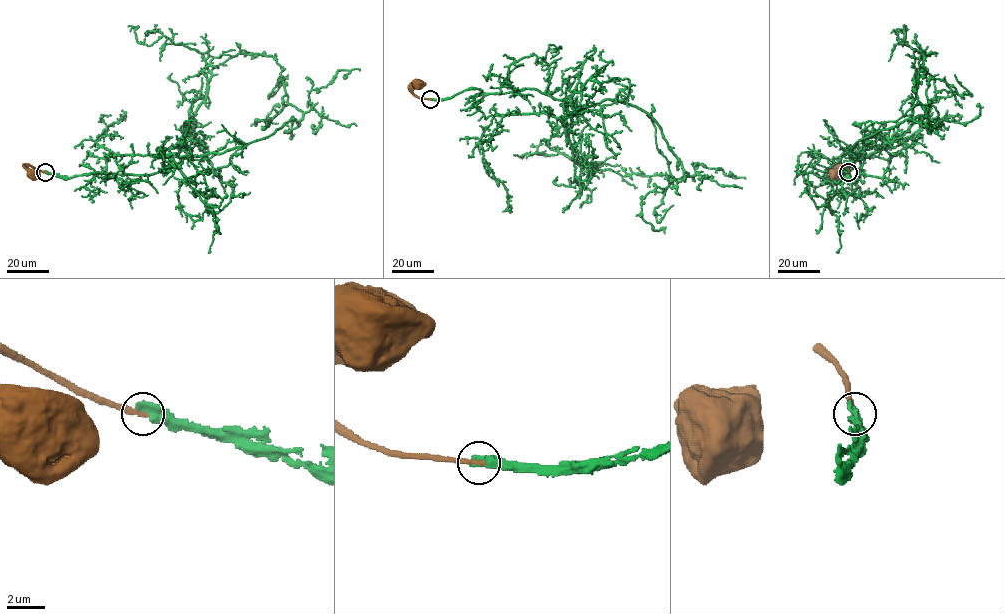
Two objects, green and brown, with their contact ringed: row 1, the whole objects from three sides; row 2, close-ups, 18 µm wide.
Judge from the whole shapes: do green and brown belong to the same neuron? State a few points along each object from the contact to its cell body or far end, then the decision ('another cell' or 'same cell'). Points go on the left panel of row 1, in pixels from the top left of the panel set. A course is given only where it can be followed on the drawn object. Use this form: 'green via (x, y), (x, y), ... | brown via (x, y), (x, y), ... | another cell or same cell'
green via (44, 172), (151, 175), (185, 158), (245, 146), (302, 118), (287, 102), (283, 78), (269, 94), (287, 75) | brown via (44, 172), (28, 165), (32, 174) | same cell

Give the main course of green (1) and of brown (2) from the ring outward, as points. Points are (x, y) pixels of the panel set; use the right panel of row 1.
1: (849, 172), (838, 175), (861, 158), (849, 153), (860, 140), (919, 122), (931, 78), (971, 96), (954, 75)
2: (849, 172), (843, 165), (832, 174)

